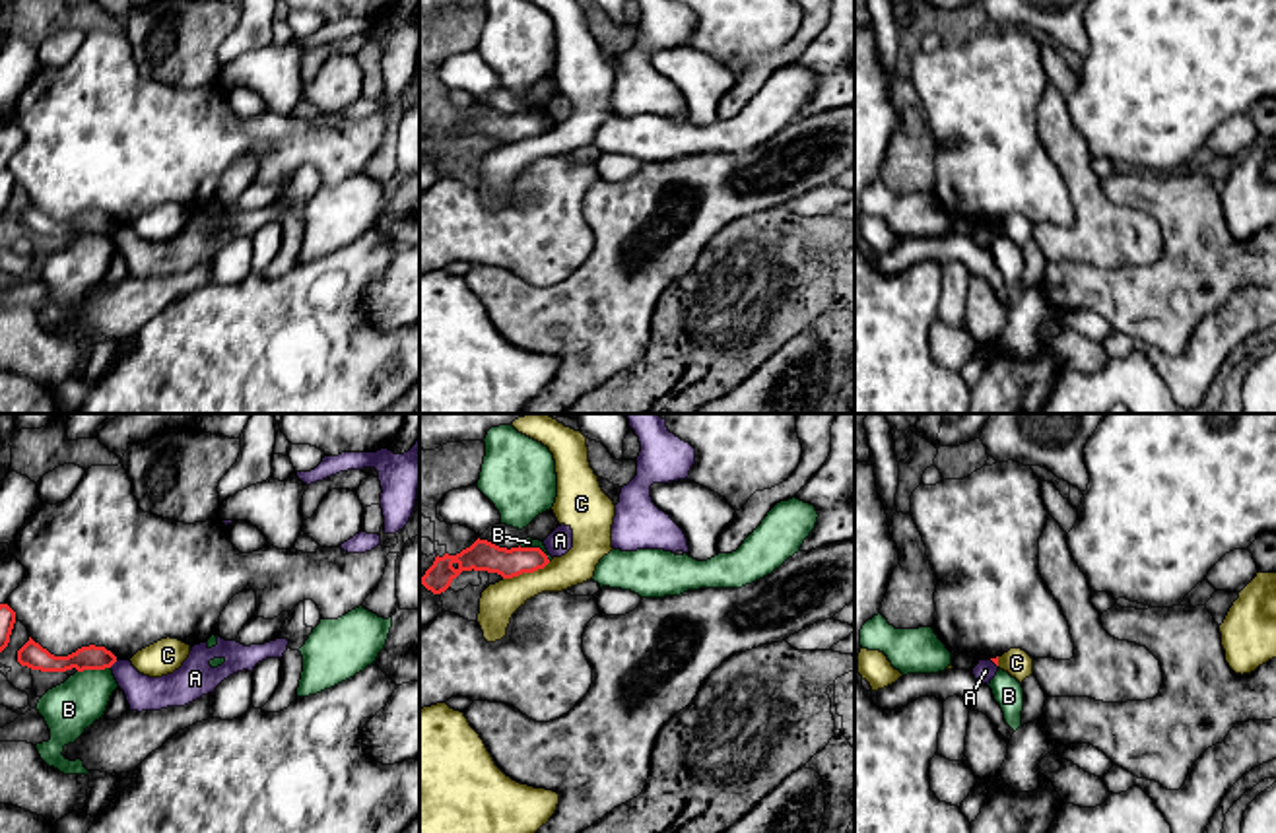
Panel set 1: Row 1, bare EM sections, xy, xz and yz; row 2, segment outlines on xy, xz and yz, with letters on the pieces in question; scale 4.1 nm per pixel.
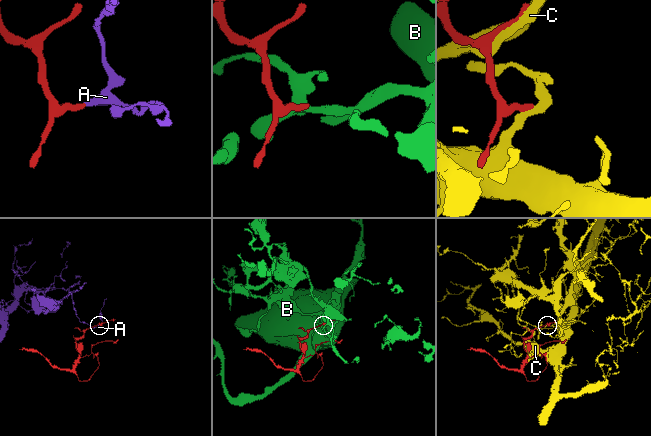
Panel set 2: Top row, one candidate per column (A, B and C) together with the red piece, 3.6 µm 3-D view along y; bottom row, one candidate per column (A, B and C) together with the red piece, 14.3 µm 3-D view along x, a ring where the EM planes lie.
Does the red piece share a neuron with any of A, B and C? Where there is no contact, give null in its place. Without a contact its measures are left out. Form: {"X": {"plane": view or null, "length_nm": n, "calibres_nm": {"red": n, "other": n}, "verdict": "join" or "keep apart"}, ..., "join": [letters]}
{"A": {"plane": "xy", "length_nm": 50, "calibres_nm": {"red": 100, "other": 140}, "verdict": "keep apart"}, "B": {"plane": "xy", "length_nm": 140, "calibres_nm": {"red": 100, "other": 220}, "verdict": "keep apart"}, "C": {"plane": "xz", "length_nm": 220, "calibres_nm": {"red": 130, "other": 150}, "verdict": "keep apart"}, "join": []}

